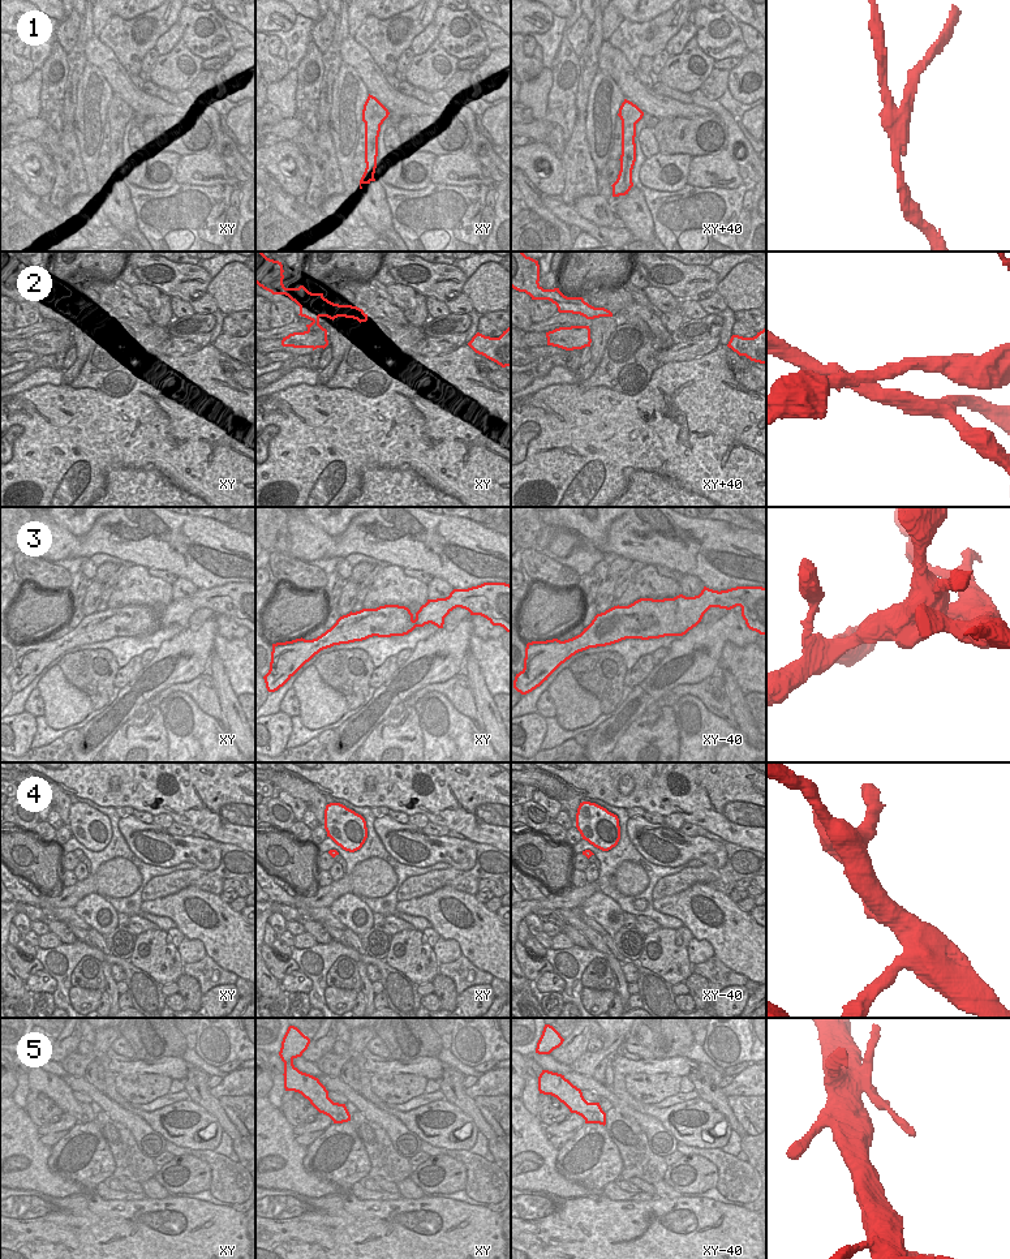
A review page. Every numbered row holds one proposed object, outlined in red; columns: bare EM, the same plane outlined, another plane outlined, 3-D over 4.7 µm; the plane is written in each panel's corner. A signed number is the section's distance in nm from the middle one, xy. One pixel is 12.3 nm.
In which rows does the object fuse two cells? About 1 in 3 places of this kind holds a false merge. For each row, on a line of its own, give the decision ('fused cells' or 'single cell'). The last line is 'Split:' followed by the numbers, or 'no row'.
1: fused cells
2: fused cells
3: fused cells
4: single cell
5: single cell
Split: 1, 2, 3

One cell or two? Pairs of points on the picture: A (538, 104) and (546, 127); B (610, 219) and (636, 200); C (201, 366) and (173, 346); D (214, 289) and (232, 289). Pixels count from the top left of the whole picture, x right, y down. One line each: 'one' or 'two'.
A: two
B: two
C: two
D: one

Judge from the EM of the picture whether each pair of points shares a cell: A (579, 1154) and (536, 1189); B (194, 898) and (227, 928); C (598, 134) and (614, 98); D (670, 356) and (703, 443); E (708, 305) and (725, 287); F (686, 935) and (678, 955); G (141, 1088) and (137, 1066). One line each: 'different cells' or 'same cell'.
A: different cells
B: same cell
C: same cell
D: different cells
E: different cells
F: different cells
G: different cells

